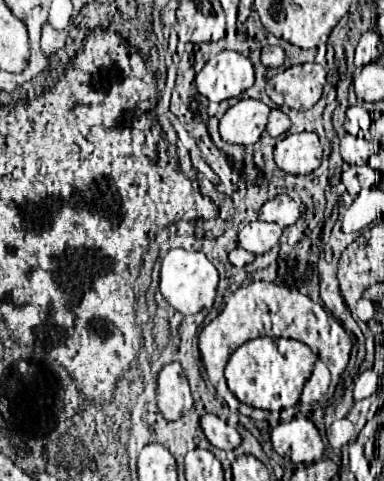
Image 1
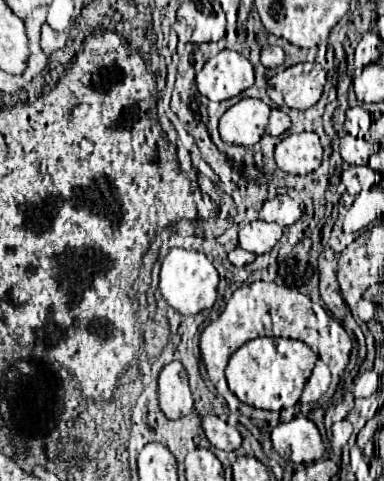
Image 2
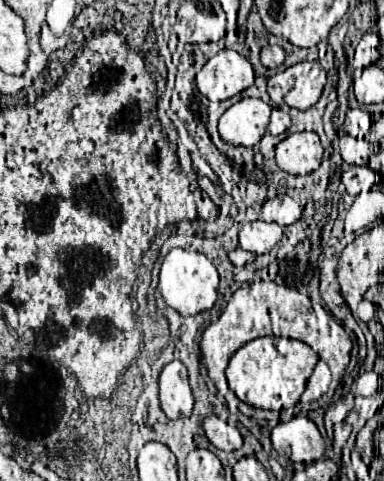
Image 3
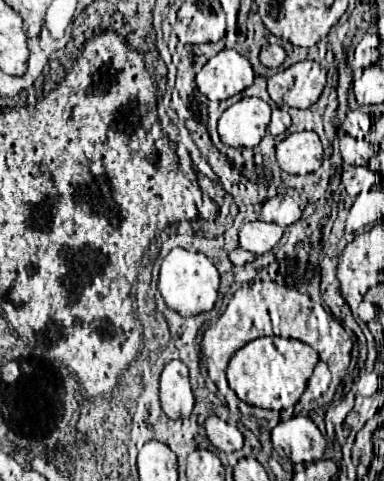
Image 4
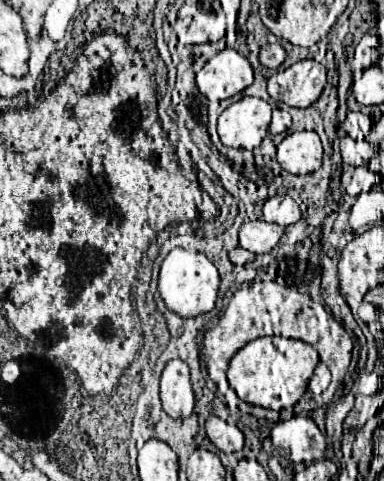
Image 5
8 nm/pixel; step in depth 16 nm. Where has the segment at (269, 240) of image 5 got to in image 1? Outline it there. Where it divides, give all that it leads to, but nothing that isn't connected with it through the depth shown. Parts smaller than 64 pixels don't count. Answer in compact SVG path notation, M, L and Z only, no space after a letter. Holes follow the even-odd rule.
M262 220L250 222L248 226L244 226L238 232L240 248L244 248L244 250L248 250L252 254L266 254L266 252L270 252L278 244L280 236L282 236L282 228L278 224L262 222Z

